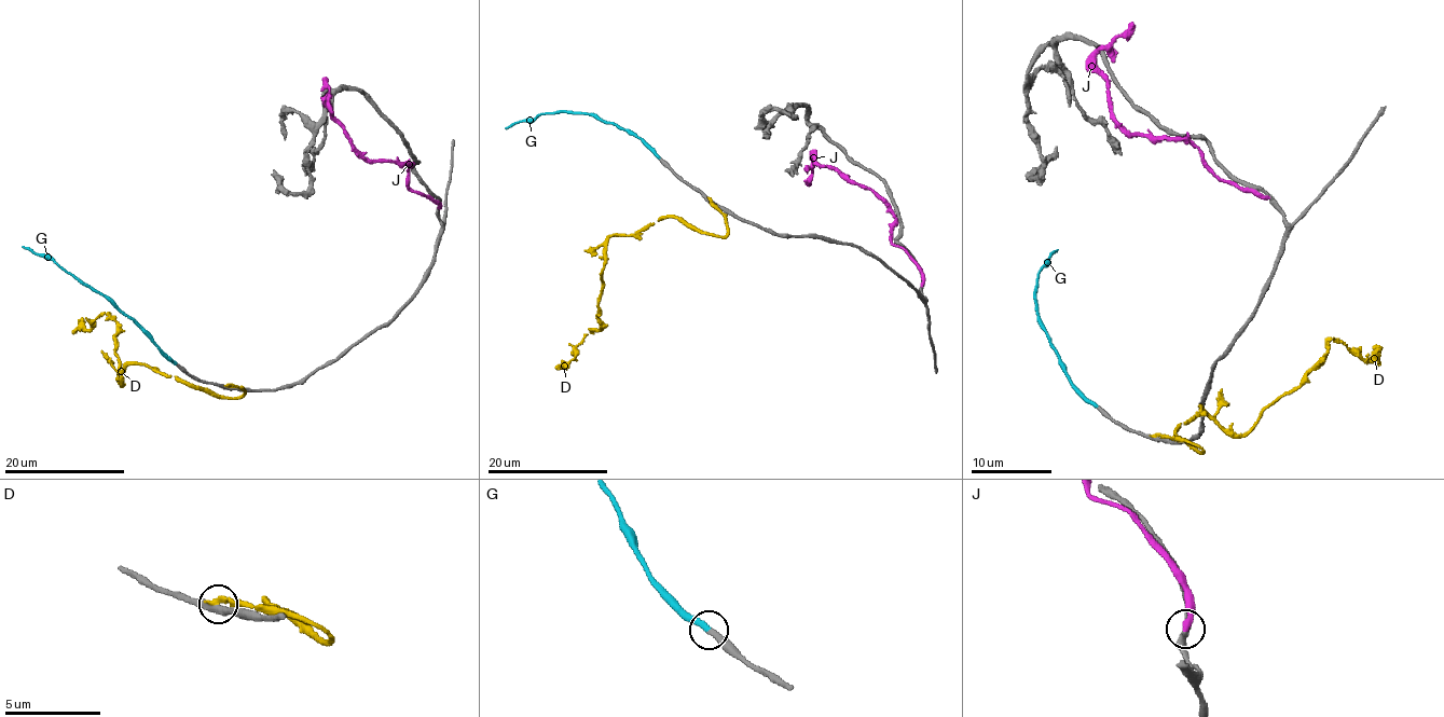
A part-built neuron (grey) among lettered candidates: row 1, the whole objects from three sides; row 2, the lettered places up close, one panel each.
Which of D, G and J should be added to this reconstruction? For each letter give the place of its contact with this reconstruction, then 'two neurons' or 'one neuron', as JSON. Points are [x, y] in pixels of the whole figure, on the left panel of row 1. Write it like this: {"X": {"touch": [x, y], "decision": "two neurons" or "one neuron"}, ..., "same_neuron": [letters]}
{"D": {"touch": [228, 386], "decision": "two neurons"}, "G": {"touch": [175, 363], "decision": "one neuron"}, "J": {"touch": [439, 207], "decision": "two neurons"}, "same_neuron": ["G"]}

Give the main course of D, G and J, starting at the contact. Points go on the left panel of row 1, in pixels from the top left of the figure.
D: (228, 386), (244, 393), (217, 397), (128, 363), (121, 385), (117, 323), (107, 313), (72, 333)
G: (175, 363), (132, 318), (101, 294), (50, 258), (23, 246)
J: (439, 207), (409, 185), (412, 165), (368, 162), (356, 150), (329, 109), (329, 86), (325, 78)

